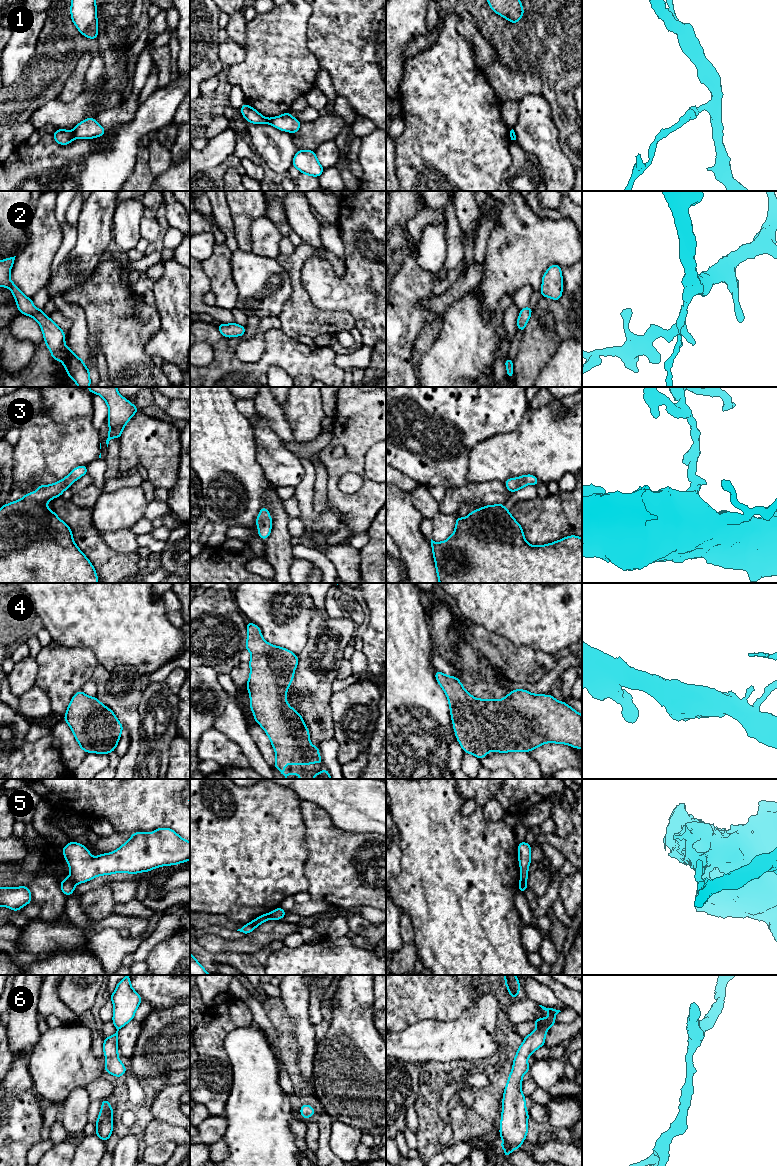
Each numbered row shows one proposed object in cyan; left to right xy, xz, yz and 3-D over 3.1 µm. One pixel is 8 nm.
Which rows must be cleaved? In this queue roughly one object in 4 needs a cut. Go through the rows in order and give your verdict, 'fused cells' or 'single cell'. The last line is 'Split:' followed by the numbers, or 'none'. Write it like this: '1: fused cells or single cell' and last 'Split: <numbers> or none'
1: fused cells
2: single cell
3: single cell
4: single cell
5: fused cells
6: single cell
Split: 1, 5

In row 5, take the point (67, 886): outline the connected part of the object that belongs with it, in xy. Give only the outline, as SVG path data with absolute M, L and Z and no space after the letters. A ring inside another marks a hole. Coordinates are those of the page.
M65 878L62 880L60 888L66 896L69 896L74 892L75 885L76 884L72 880Z

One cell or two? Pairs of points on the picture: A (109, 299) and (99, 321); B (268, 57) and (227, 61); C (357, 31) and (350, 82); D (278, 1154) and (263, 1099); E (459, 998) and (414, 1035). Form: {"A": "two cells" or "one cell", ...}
{"A": "one cell", "B": "two cells", "C": "one cell", "D": "one cell", "E": "two cells"}

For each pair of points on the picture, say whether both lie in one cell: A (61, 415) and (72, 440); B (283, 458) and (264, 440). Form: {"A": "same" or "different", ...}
{"A": "different", "B": "same"}

